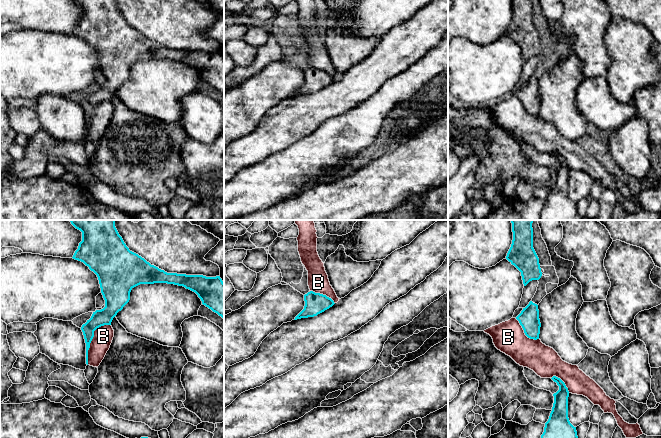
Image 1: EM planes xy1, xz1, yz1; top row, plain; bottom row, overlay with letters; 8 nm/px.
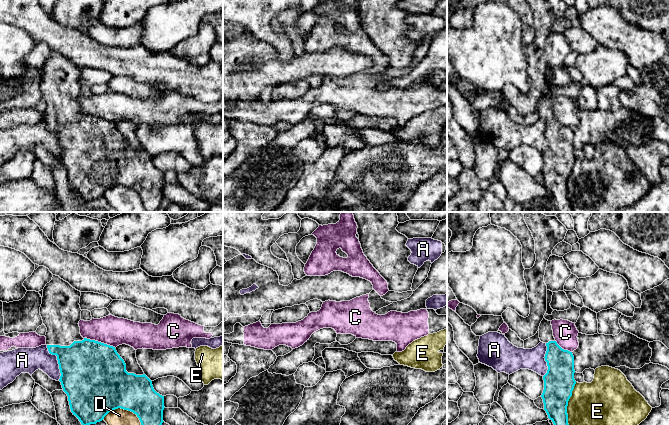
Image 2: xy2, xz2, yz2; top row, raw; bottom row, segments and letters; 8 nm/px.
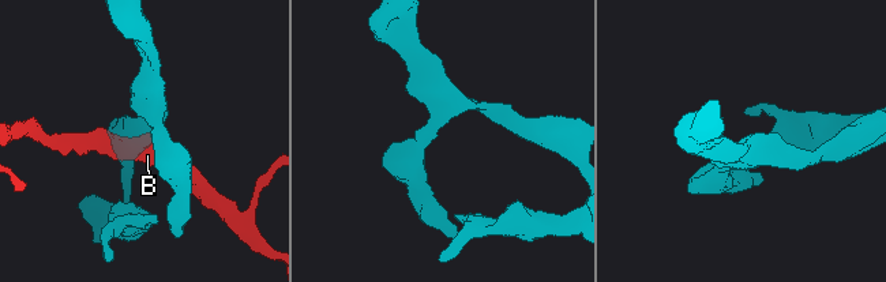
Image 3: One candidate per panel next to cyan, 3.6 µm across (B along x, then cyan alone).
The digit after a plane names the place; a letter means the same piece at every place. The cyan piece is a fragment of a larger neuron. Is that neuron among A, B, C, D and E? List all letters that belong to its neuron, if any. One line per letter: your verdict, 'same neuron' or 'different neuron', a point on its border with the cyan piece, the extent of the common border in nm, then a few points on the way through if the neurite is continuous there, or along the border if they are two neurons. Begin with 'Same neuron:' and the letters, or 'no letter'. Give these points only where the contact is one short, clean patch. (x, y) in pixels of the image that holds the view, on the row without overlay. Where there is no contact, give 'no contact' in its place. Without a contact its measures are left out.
Same neuron: no letter
A: different neuron | xy2 (58, 137) | 300 nm
B: different neuron | xy1 (91, 116) | 380 nm
C: different neuron | xy2 (100, 118) | 260 nm
D: different neuron | xy2 (135, 189) | 480 nm
E: different neuron | yz2 (566, 185) | 440 nm

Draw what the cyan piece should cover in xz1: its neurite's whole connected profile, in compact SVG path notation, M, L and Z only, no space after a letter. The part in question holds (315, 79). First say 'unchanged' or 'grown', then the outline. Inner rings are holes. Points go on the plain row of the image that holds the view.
unchanged; M313 67L304 71L304 77L304 85L294 96L317 92L335 80L334 77L326 71L315 69Z

